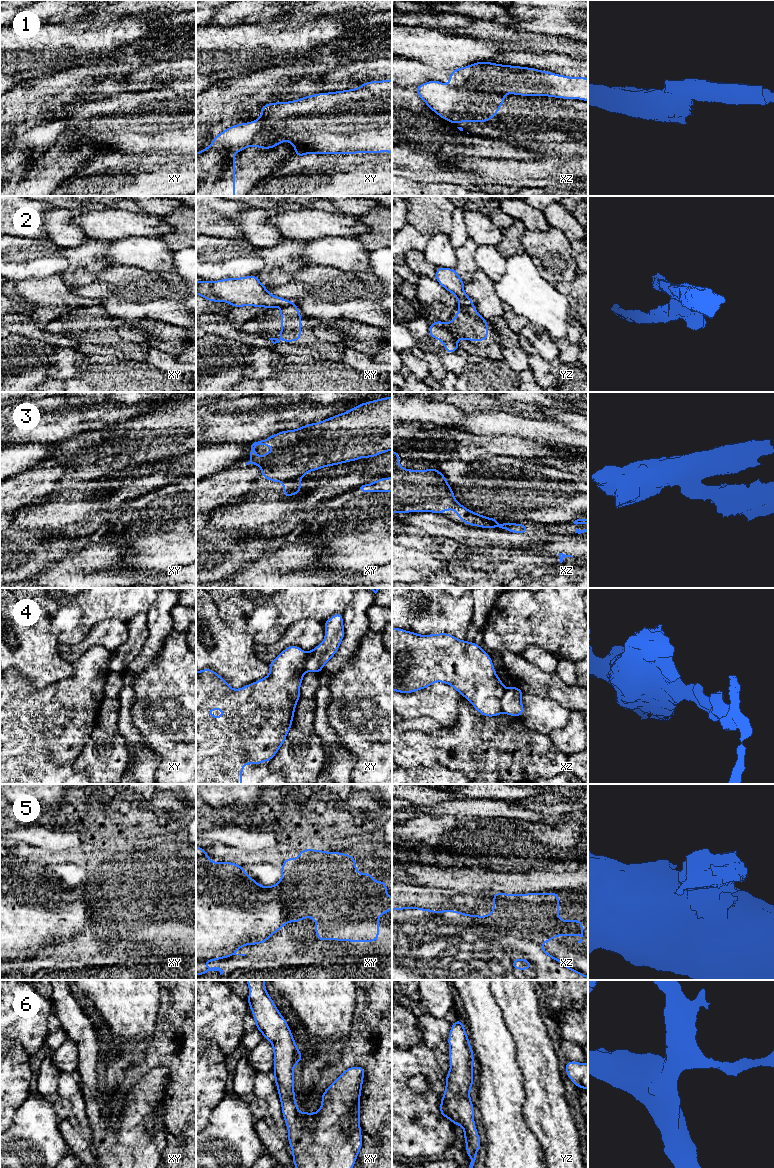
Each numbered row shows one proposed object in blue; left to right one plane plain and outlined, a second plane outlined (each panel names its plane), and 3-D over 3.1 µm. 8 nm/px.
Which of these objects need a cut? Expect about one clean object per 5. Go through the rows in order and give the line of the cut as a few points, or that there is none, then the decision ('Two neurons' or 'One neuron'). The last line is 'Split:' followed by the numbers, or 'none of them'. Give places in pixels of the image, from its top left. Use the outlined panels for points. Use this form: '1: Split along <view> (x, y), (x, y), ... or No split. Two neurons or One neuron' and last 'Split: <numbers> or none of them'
1: Split along xz (451, 84), (502, 94). Two neurons
2: Split along xy (294, 303), (288, 306), (280, 306). Two neurons
3: Split along xy (300, 477), (283, 482). Two neurons
4: Split along xz (506, 689), (501, 698), (502, 712). Two neurons
5: Split along xz (491, 914), (494, 914), (499, 923), (513, 936), (539, 945). Two neurons
6: No split. One neuron
Split: 1, 2, 3, 4, 5

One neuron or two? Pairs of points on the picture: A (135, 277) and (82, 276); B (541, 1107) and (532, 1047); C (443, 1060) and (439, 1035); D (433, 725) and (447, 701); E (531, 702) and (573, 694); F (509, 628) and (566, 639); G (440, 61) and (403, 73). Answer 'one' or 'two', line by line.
A: two
B: one
C: one
D: two
E: two
F: one
G: two

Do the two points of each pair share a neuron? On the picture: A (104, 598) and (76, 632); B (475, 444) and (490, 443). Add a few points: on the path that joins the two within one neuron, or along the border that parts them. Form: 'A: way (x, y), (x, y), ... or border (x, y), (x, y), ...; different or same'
A: way (96, 606), (79, 624); same
B: way (479, 444), (486, 444); same

